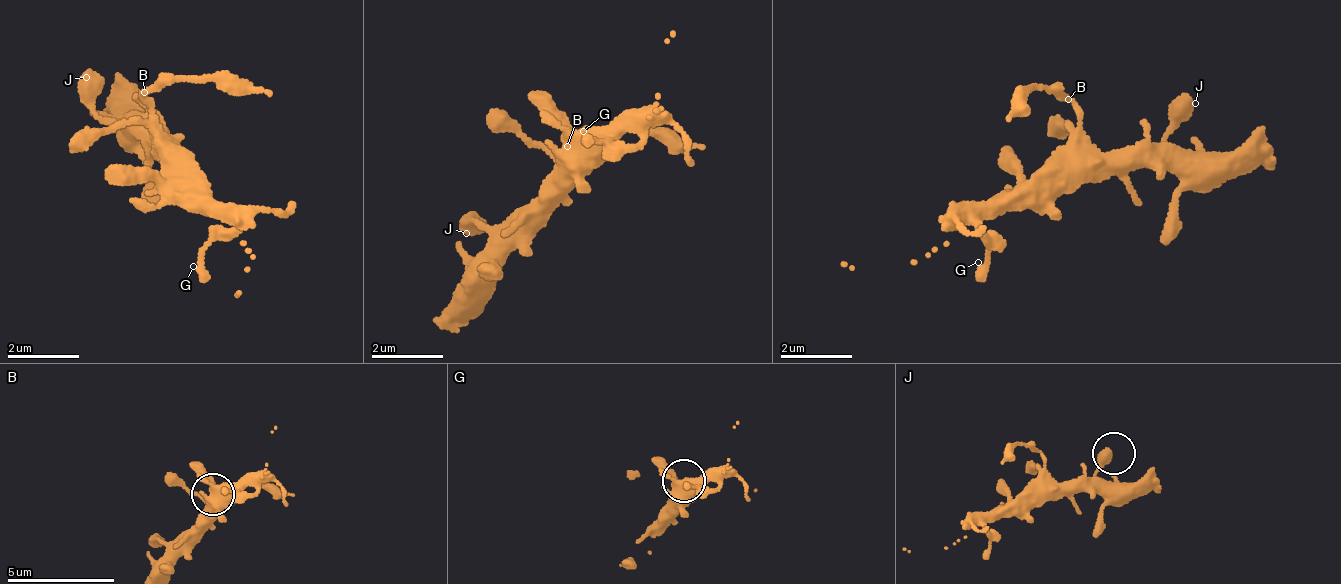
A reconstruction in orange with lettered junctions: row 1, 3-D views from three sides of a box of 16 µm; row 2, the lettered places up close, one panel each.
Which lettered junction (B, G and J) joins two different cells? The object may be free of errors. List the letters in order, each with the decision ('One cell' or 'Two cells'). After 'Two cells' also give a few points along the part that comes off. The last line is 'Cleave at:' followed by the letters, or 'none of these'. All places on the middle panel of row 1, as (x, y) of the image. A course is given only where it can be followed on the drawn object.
B: Two cells. Course of the part to remove: (564, 144), (616, 124), (705, 145)
G: One cell
J: One cell
Cleave at: B

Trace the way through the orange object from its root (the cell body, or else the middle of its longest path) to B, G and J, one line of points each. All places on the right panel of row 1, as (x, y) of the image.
B: (1042, 163), (1080, 131), (1075, 110), (1067, 101)
G: (1042, 163), (973, 220), (982, 238), (985, 236), (988, 243), (978, 262)
J: (1042, 163), (1150, 148), (1172, 131), (1172, 123), (1195, 103)

